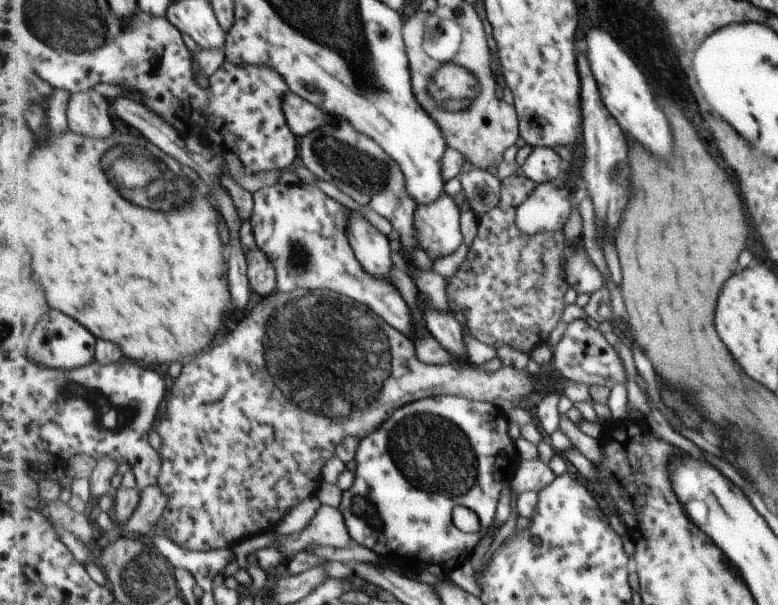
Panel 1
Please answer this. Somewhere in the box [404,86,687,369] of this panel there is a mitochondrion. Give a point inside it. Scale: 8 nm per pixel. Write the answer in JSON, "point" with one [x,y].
{"point":[614,173]}

